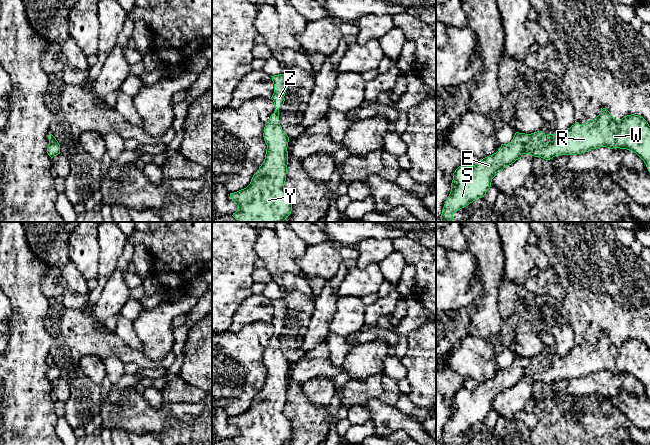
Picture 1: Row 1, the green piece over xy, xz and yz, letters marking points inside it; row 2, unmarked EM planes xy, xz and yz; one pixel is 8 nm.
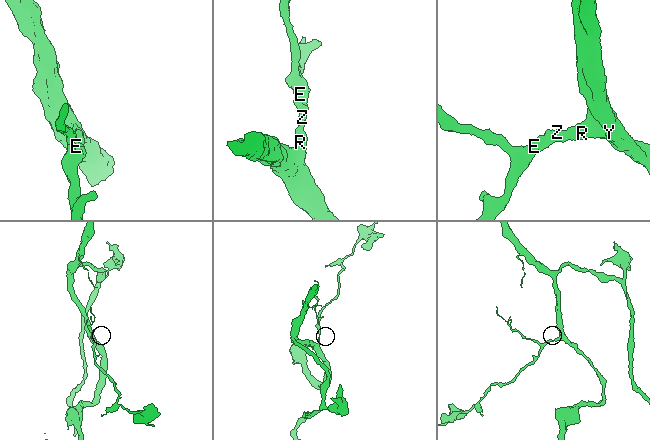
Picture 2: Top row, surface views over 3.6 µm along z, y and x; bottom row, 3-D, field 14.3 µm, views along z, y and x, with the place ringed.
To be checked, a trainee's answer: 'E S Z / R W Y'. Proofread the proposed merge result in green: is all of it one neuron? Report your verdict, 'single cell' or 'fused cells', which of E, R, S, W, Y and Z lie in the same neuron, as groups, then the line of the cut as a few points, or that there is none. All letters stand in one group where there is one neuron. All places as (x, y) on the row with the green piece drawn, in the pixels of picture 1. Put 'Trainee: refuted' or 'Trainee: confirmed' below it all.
single cell | E R S W Y Z | no cut
Trainee: refuted

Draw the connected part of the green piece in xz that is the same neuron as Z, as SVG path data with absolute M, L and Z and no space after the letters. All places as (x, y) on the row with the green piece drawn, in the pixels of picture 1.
M284 74L272 76L272 81L274 93L271 99L277 109L264 127L263 137L267 145L265 159L253 175L250 184L246 188L230 194L230 198L238 206L238 210L232 215L237 222L283 222L292 211L292 201L284 191L289 137L282 130L279 120L279 108L284 104L284 96L289 85Z

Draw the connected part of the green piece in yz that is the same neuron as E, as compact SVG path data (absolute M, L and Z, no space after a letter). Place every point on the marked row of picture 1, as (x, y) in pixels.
M603 108L594 120L581 125L576 122L565 132L531 134L516 132L508 144L481 159L473 166L461 165L453 173L451 191L442 209L441 222L453 222L453 213L484 197L492 179L523 154L545 160L557 155L577 155L591 149L607 147L627 149L636 153L650 172L650 126L639 115L616 120Z

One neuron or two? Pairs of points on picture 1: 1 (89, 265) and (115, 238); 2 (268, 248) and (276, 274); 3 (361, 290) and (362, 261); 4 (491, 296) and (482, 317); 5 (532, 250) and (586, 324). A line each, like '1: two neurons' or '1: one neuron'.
1: two neurons
2: one neuron
3: two neurons
4: one neuron
5: two neurons

